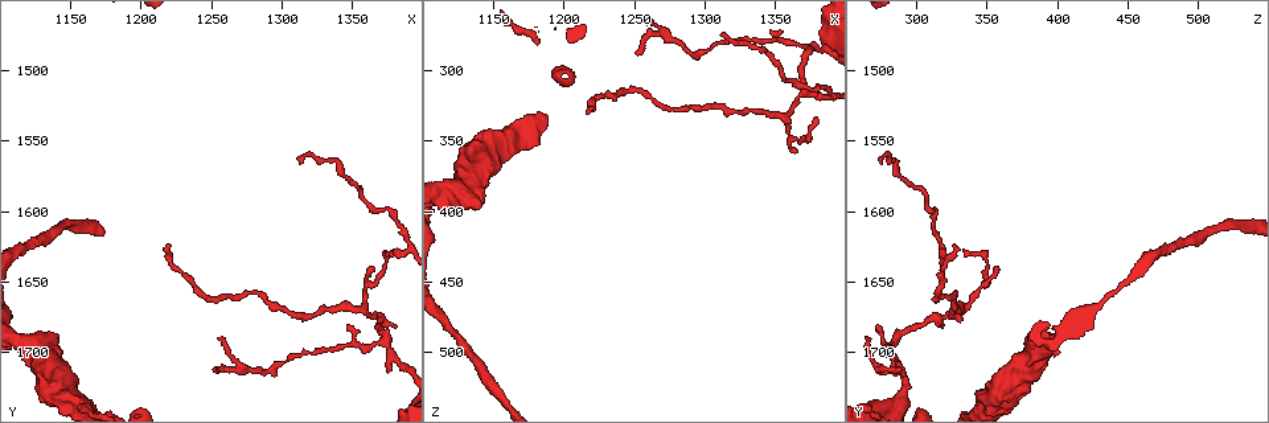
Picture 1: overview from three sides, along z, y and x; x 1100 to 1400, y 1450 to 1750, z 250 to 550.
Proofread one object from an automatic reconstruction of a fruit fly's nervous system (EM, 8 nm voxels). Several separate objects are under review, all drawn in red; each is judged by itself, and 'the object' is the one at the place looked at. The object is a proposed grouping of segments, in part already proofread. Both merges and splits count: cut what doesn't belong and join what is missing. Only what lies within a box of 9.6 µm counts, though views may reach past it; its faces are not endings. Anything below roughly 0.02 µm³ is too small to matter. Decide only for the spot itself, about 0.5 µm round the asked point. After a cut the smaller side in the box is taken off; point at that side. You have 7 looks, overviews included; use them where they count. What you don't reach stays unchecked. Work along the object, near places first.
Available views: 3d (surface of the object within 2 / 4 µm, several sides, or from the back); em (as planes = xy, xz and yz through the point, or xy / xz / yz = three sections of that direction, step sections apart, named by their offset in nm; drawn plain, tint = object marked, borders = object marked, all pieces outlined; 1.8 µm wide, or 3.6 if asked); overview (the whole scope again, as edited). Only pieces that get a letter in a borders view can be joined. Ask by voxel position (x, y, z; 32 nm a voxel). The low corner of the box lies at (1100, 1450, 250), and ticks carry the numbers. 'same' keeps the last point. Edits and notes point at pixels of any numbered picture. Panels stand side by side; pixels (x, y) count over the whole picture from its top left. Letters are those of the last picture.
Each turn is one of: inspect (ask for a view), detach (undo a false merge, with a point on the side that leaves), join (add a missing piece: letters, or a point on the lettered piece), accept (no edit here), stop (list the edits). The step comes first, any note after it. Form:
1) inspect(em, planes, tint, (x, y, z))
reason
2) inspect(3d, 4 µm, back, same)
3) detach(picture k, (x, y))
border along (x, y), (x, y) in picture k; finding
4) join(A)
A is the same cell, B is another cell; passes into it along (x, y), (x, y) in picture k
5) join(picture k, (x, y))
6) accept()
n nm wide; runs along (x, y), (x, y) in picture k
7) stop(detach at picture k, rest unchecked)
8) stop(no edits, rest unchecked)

inspect(em, planes, tint, (1376, 1694, 284))
three arms meet

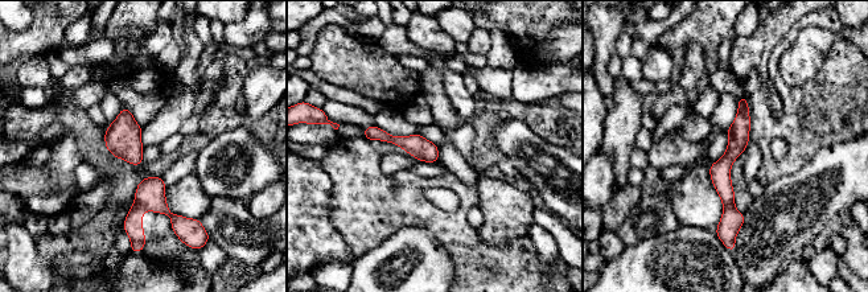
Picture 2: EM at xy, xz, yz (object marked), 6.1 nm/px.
inspect(em, planes, borders, same)
see the neighbours

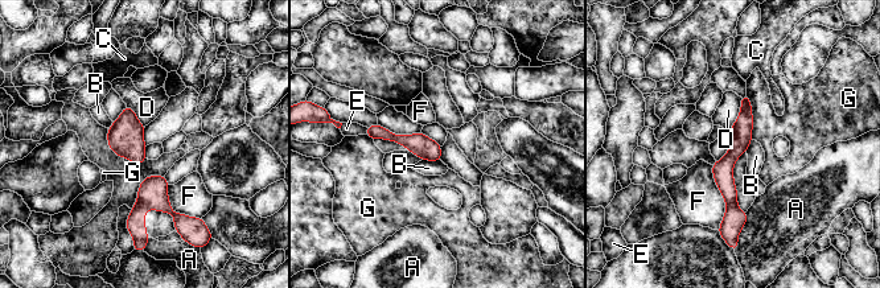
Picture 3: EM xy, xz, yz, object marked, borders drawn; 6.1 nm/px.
accept()
130 nm wide; A, B, C, D, E, F and G are other cells; border along (422, 159), (440, 161) in picture 3; all the same neuron

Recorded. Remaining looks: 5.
inspect(3d, 2 µm, (1358, 1668, 332))
thin neck

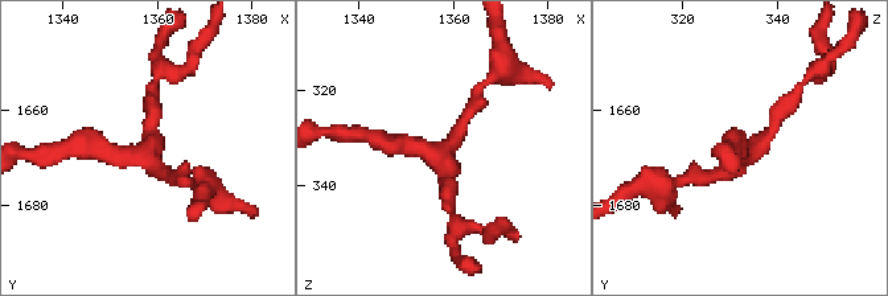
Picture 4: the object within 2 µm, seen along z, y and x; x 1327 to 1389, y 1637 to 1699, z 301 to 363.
inspect(em, planes, tint, (1358, 1670, 334))
now the EM

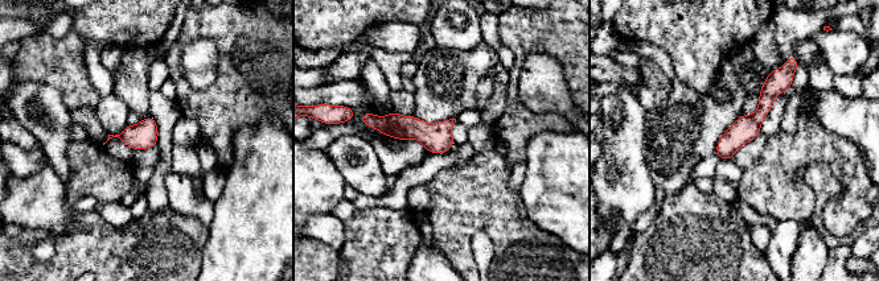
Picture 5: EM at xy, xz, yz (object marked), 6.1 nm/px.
inspect(em, planes, borders, same)
what lies round it

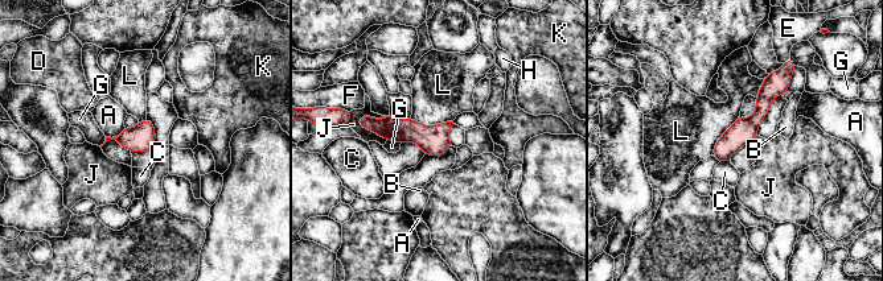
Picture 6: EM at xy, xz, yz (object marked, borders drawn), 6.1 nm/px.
accept()
A, B, C, D, E, F, G, H, J, K and L are other cells; runs along (776, 75), (762, 111), (722, 158) in picture 6; continuous, no second neuron

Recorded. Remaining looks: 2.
inspect(em, 3.6 µm, planes, borders, (1146, 1728, 358))
abrupt turn

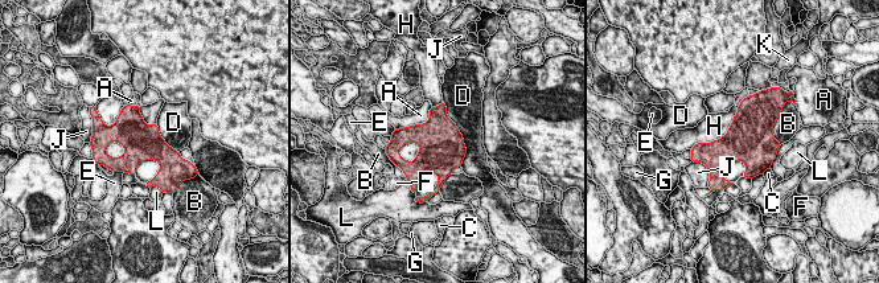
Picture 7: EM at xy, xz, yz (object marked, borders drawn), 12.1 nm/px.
accept()
440 nm wide; A, B, C, D, E, F, G, H, J, K and L are other cells; border along (738, 106), (723, 135), (690, 148) in picture 7; all the same neuron

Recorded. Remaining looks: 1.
stop(no edits, rest unchecked)

